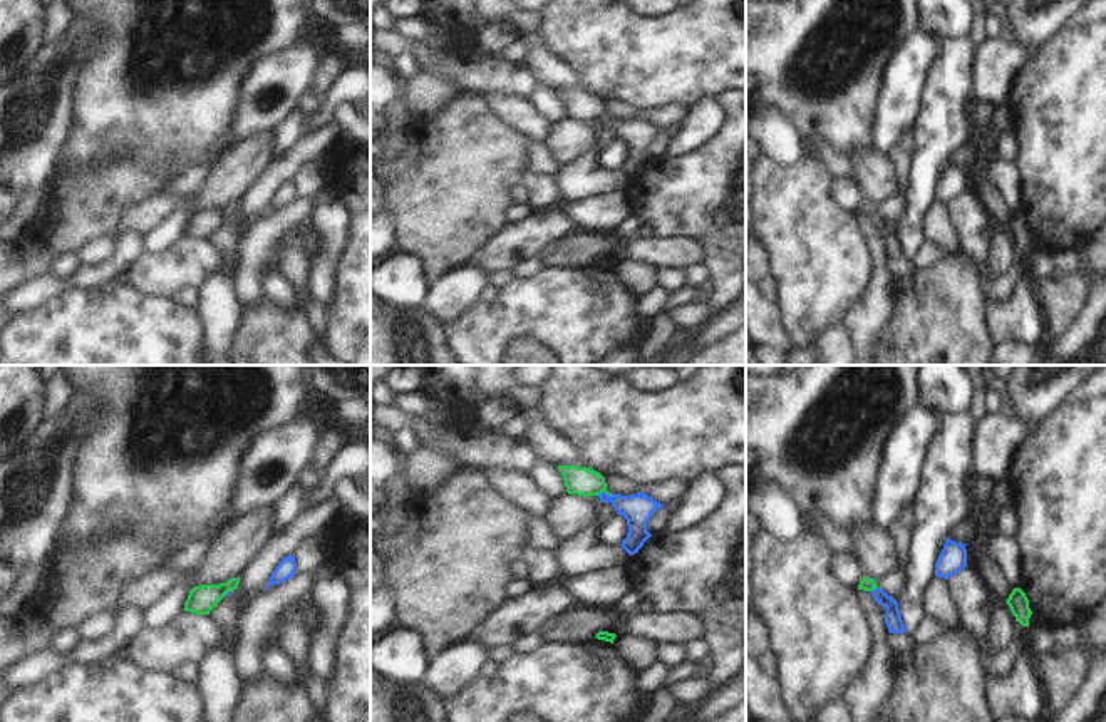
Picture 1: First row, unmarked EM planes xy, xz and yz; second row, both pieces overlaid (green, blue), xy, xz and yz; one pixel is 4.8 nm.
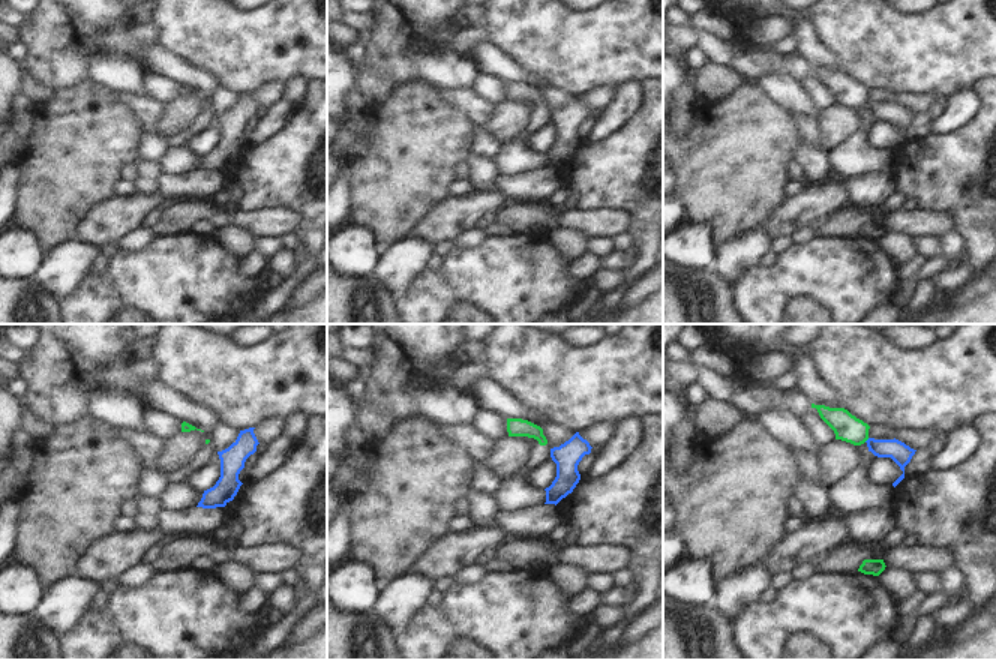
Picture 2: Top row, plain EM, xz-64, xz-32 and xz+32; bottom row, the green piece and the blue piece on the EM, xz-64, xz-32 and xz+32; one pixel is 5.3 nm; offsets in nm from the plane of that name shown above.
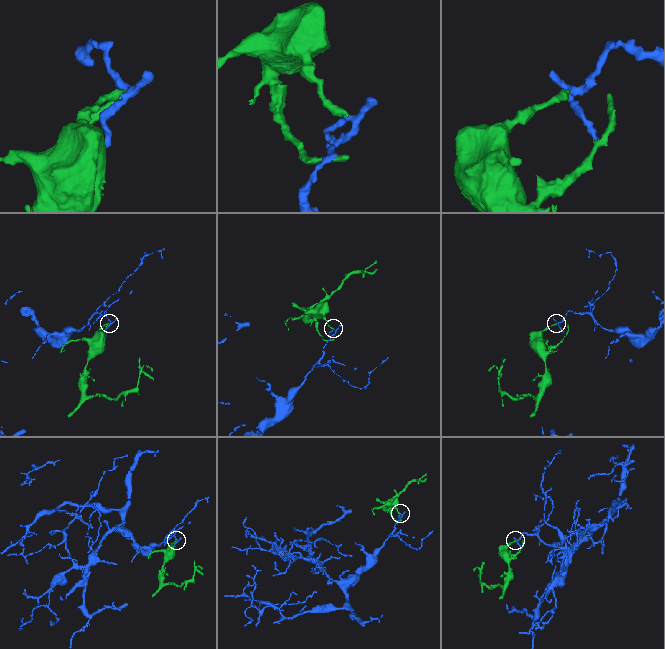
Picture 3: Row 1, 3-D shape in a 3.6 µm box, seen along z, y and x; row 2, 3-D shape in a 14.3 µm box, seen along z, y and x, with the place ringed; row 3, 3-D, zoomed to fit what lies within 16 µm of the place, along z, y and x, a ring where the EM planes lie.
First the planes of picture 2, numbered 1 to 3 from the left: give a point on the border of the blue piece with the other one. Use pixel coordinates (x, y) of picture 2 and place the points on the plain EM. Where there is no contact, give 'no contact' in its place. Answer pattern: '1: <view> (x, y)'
1: no contact
2: no contact
3: xz+32 (866, 104)

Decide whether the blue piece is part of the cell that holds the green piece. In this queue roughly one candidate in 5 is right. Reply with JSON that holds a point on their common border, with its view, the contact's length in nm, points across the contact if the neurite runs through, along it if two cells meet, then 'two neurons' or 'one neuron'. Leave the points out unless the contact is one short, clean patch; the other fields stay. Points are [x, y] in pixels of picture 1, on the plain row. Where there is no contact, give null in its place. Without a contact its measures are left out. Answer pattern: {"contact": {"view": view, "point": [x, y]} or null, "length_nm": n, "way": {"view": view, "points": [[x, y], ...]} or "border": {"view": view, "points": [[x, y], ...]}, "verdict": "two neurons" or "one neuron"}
{"contact": {"view": "xz", "point": [605, 116]}, "length_nm": 80, "border": {"view": "xz", "points": [[597, 119], [612, 119]]}, "verdict": "two neurons"}

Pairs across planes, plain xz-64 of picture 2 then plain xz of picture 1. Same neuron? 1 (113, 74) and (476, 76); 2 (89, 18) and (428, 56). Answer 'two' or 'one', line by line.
1: one
2: two

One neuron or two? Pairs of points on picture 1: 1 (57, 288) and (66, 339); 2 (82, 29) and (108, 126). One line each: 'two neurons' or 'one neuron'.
1: two neurons
2: two neurons

